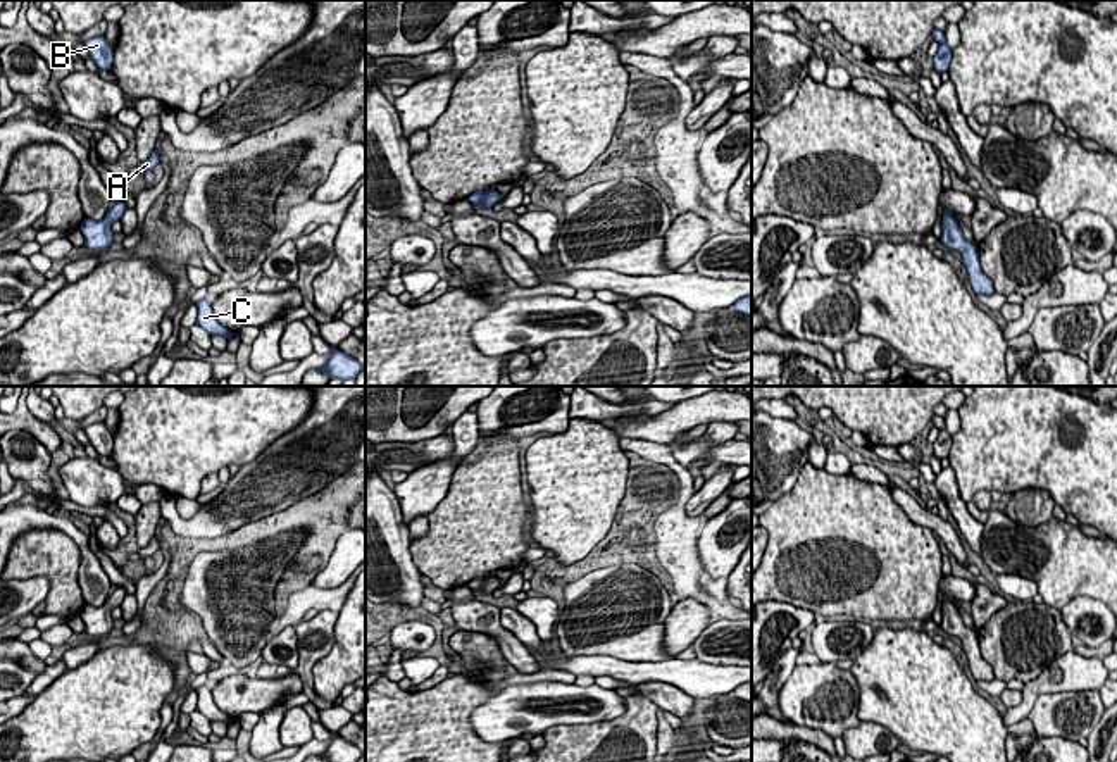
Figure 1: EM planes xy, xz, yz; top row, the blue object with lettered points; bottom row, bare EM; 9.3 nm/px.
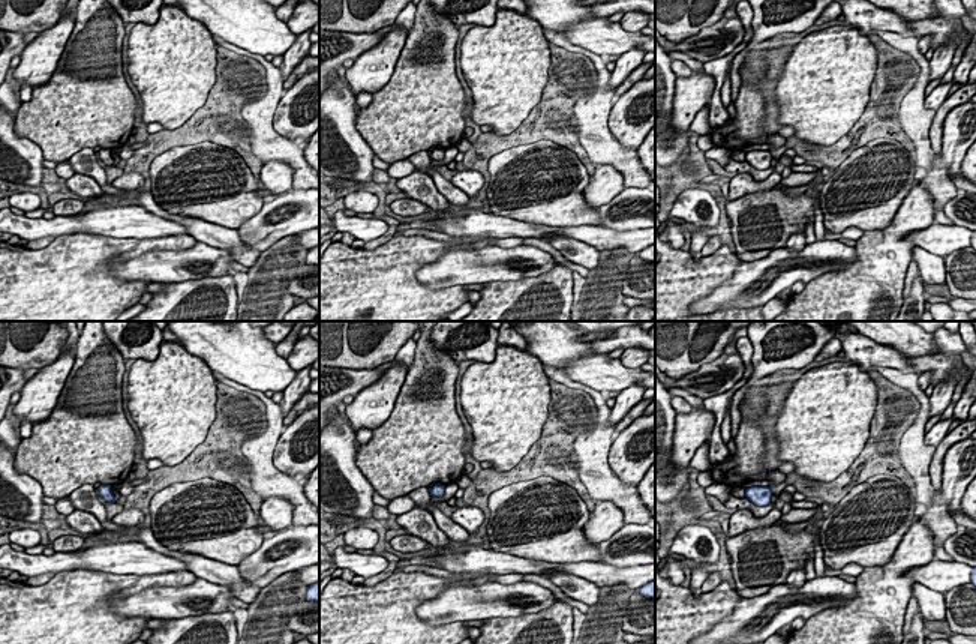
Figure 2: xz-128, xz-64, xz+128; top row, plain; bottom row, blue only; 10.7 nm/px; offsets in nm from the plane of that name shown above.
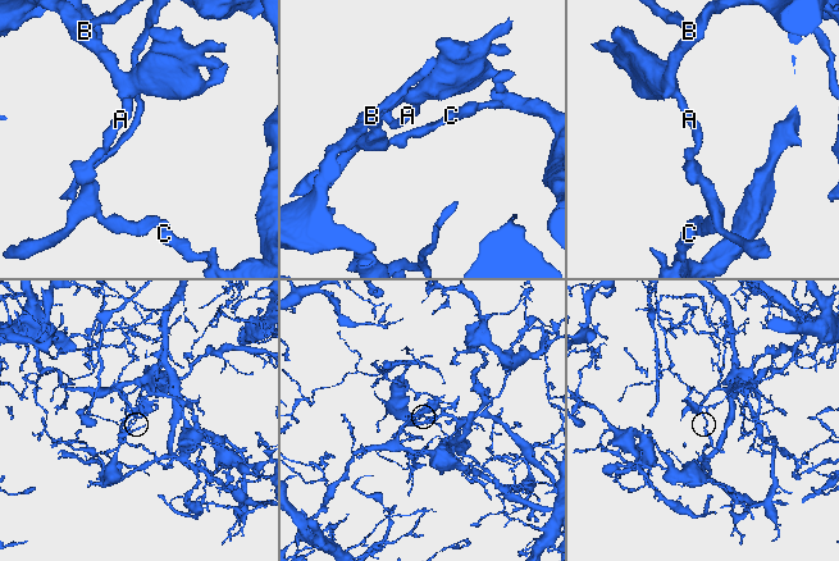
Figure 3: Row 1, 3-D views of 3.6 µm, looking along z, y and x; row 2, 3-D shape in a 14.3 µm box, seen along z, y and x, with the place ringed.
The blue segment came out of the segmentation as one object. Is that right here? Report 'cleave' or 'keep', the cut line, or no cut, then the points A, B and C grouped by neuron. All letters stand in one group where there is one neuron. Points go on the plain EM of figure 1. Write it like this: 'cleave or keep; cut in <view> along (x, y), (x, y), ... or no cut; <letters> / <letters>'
cleave; cut in xy along (102, 605), (111, 609); A B / C

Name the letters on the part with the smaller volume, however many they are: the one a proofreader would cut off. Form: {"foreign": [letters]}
{"foreign": ["C"]}

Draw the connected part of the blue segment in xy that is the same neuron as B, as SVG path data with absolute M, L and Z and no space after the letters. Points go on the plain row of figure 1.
M103 421L86 426L83 431L98 455L110 455L114 448L114 434L107 429Z

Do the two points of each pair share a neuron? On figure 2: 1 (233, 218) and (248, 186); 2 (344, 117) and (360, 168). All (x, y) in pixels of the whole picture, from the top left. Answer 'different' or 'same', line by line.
1: same
2: same

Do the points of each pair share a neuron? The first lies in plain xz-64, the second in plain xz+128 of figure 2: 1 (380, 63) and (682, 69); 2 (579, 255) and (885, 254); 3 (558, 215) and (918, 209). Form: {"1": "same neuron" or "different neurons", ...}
{"1": "different neurons", "2": "different neurons", "3": "different neurons"}

